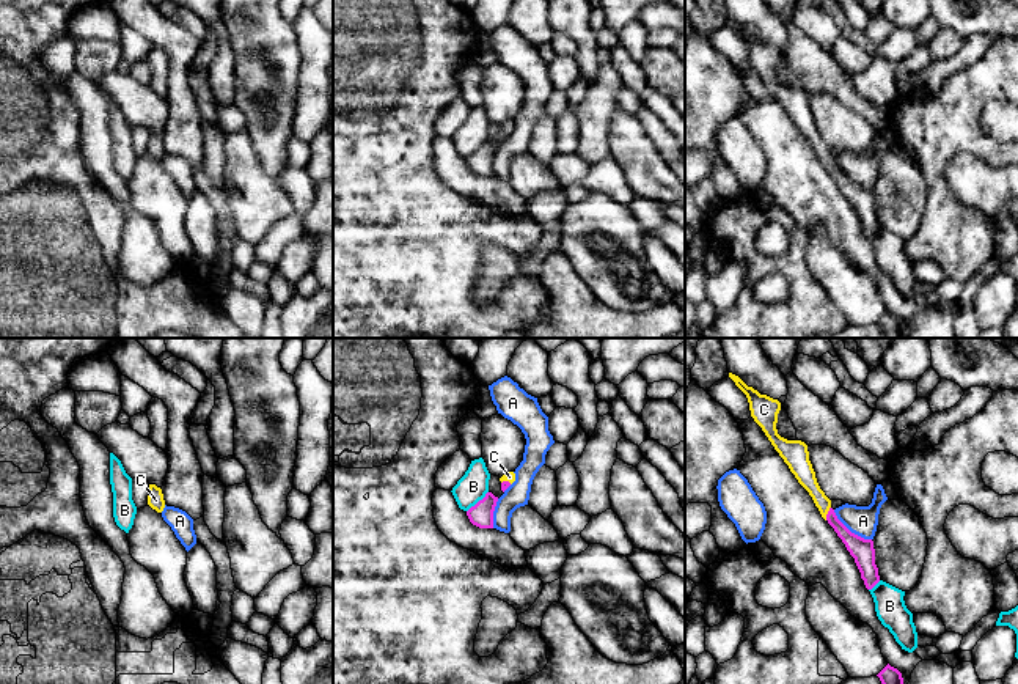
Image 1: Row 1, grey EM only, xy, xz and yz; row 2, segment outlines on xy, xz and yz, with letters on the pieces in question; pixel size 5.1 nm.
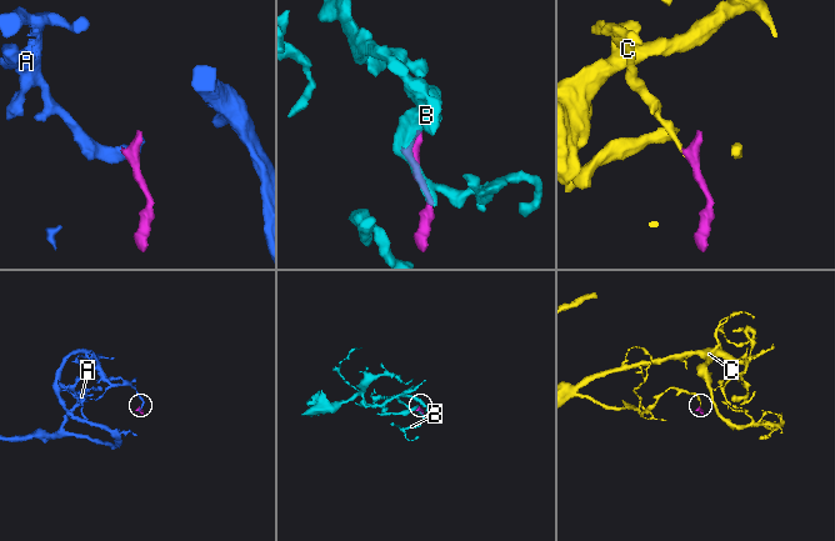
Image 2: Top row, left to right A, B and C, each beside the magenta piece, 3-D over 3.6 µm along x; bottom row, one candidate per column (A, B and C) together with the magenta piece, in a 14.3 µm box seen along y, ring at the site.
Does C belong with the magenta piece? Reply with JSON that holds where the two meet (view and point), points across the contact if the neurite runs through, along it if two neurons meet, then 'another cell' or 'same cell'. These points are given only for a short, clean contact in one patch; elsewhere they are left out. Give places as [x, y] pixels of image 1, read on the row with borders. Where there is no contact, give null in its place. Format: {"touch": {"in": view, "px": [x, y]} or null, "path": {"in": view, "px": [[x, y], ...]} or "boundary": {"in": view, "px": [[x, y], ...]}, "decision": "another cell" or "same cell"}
{"touch": {"in": "yz", "px": [828, 513]}, "path": {"in": "yz", "px": [[861, 549], [828, 513], [803, 472]]}, "decision": "same cell"}

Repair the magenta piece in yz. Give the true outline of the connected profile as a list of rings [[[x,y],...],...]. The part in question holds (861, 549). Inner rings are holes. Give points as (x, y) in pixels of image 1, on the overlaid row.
[[[729,373],[729,377],[746,395],[751,417],[762,428],[798,483],[809,492],[822,517],[834,528],[850,555],[855,558],[866,588],[872,590],[880,582],[878,568],[875,564],[873,541],[851,533],[837,519],[834,509],[831,508],[831,500],[825,495],[817,483],[815,472],[809,461],[807,445],[801,440],[787,440],[778,434],[776,423],[778,414],[781,410],[781,403],[767,395],[760,395],[757,390],[748,387],[738,376],[732,373]]]

